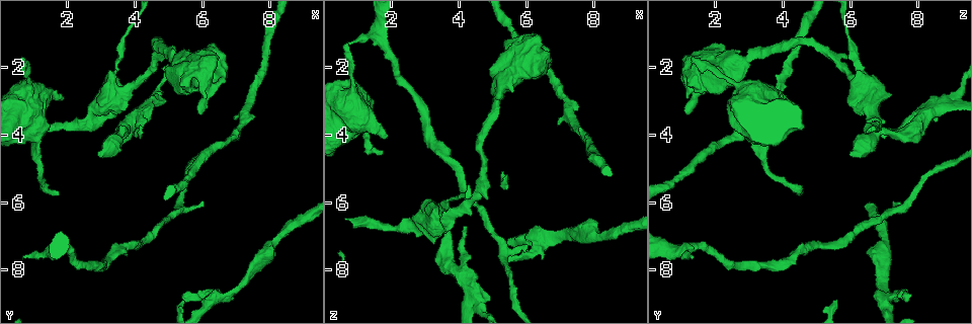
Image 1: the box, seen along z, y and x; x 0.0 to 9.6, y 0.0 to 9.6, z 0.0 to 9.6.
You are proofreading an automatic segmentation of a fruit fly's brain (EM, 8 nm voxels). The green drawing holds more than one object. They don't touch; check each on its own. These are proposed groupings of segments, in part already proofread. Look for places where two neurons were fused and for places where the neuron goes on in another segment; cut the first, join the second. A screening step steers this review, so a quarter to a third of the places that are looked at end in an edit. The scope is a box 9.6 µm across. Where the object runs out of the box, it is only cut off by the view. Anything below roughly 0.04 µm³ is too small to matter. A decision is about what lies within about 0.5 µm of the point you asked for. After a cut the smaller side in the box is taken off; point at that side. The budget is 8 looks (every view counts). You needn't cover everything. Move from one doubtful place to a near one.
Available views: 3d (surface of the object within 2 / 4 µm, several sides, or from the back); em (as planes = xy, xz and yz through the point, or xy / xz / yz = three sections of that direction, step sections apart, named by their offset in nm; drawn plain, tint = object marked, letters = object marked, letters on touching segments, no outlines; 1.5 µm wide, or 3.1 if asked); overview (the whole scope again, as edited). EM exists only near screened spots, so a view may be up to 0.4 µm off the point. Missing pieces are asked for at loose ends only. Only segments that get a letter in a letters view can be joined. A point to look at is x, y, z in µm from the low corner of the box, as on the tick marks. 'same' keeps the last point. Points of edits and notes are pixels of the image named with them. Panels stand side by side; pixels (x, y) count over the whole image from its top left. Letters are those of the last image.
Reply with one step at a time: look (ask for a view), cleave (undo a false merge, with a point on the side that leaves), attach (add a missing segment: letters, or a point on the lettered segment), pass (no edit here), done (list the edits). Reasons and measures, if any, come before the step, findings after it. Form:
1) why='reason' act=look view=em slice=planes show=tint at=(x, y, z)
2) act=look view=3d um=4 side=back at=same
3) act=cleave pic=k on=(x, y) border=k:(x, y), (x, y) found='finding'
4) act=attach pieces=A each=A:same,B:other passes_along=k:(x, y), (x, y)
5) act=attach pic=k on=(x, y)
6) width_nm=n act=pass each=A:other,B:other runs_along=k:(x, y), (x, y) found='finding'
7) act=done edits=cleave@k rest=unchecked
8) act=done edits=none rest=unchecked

why='end of a long branch' act=look view=em slice=xz step=4 show=letters at=(0.60, 3.90, 6.55)

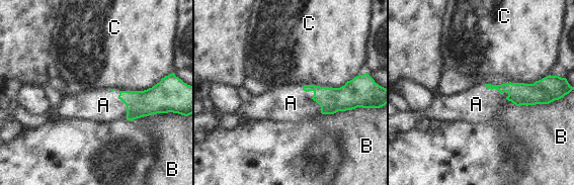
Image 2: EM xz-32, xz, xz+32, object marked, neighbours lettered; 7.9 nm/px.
act=attach pieces=A each=A:same,B:other,C:other passes_along=2:(331, 100), (313, 96), (291, 103) found='it goes on there'

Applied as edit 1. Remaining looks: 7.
why='redraw' act=look view=overview

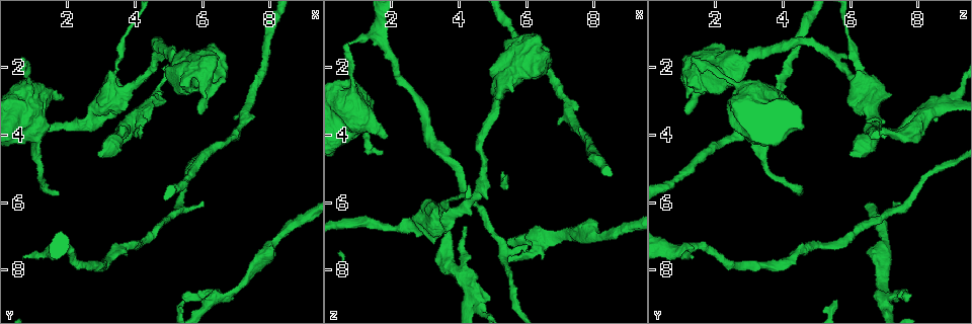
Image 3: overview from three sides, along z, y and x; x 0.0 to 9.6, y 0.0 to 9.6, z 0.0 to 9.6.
why='branch stops here' act=look view=3d um=2 at=(0.65, 7.60, 1.30)

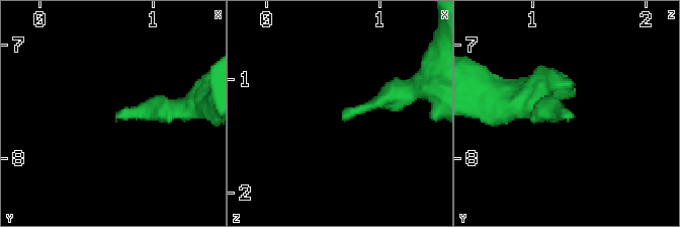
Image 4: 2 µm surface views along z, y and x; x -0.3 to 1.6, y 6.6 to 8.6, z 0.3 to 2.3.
act=look view=em slice=planes show=letters at=(0.70, 7.62, 1.36)

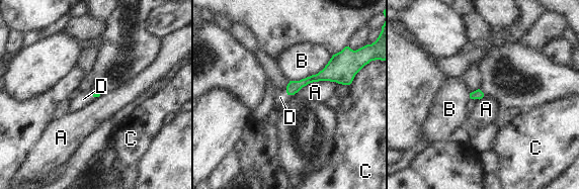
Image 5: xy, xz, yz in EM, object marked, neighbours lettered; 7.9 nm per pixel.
act=attach pieces=D each=A:other,B:other,C:other,D:same passes_along=5:(293, 87), (287, 93), (280, 97) found='it goes on there'

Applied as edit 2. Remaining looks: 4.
act=done edits=attach@2,attach@5 rest=unchecked

